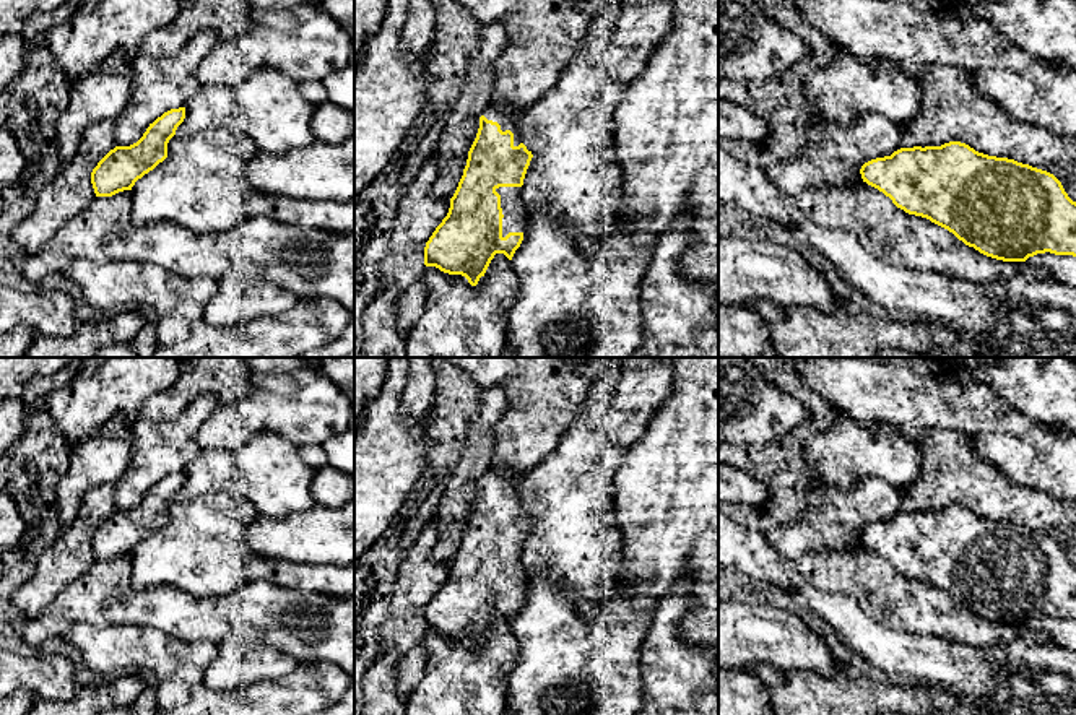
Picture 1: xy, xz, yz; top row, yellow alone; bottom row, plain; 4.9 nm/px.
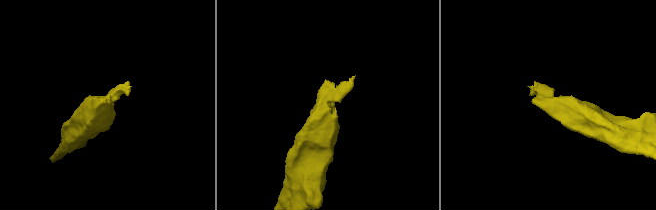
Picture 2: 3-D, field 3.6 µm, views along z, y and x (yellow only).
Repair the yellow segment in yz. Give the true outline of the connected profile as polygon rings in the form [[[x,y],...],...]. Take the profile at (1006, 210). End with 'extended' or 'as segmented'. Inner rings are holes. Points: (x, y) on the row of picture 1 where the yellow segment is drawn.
[[[949,141],[900,148],[865,162],[860,174],[897,208],[930,219],[987,257],[1003,262],[1026,262],[1045,252],[1076,257],[1076,202],[1047,171]]]; as segmented

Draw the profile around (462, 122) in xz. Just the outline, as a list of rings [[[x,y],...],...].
[[[504,23],[483,28],[481,47],[473,57],[436,146],[437,177],[432,184],[436,198],[453,197],[466,166],[468,151],[479,128],[479,117],[491,106],[494,93],[492,63],[507,50],[509,34]]]

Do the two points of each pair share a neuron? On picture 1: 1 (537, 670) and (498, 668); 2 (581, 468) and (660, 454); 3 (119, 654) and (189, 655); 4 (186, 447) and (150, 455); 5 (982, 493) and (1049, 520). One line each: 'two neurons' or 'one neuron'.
1: two neurons
2: two neurons
3: one neuron
4: one neuron
5: one neuron

